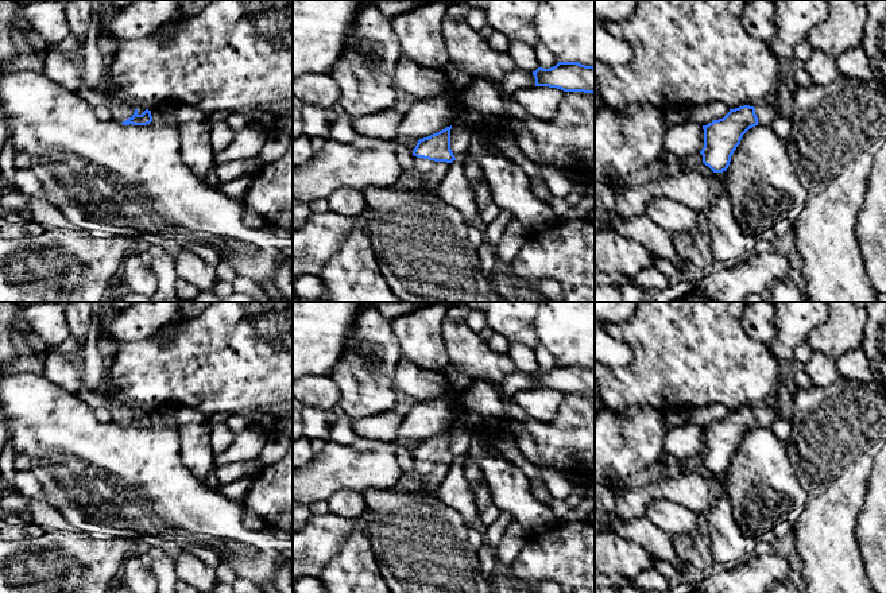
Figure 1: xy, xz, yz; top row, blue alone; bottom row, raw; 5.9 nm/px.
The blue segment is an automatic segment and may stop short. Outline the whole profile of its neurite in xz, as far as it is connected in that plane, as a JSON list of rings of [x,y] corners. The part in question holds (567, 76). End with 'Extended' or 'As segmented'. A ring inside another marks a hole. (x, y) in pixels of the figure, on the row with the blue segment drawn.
[[[558,62],[550,69],[533,71],[535,86],[557,88],[564,92],[595,93],[595,66],[579,62]]]. As segmented

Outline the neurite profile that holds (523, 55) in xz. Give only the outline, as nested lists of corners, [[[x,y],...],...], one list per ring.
[[[511,40],[507,53],[516,69],[533,73],[539,67],[534,47],[525,42]]]

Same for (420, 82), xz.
[[[401,57],[394,71],[394,82],[401,93],[415,100],[427,100],[448,89],[448,78],[442,69],[432,69]]]

